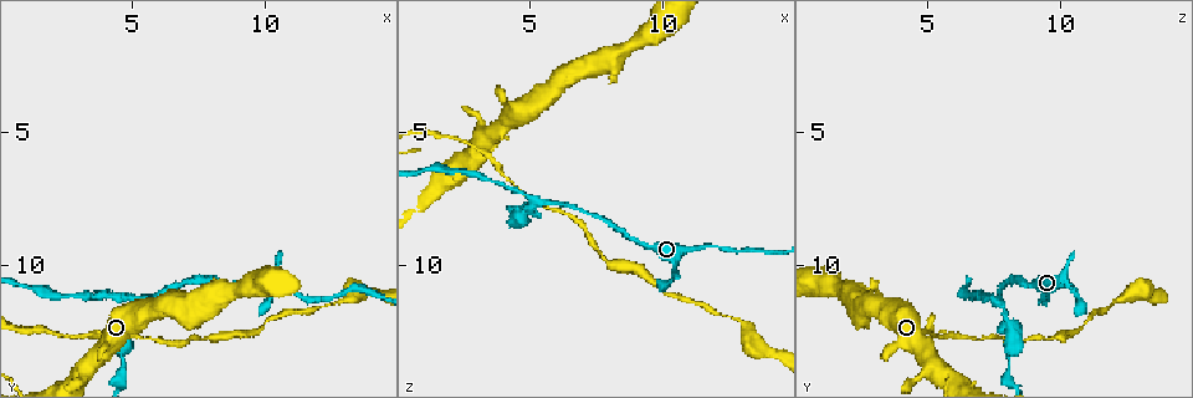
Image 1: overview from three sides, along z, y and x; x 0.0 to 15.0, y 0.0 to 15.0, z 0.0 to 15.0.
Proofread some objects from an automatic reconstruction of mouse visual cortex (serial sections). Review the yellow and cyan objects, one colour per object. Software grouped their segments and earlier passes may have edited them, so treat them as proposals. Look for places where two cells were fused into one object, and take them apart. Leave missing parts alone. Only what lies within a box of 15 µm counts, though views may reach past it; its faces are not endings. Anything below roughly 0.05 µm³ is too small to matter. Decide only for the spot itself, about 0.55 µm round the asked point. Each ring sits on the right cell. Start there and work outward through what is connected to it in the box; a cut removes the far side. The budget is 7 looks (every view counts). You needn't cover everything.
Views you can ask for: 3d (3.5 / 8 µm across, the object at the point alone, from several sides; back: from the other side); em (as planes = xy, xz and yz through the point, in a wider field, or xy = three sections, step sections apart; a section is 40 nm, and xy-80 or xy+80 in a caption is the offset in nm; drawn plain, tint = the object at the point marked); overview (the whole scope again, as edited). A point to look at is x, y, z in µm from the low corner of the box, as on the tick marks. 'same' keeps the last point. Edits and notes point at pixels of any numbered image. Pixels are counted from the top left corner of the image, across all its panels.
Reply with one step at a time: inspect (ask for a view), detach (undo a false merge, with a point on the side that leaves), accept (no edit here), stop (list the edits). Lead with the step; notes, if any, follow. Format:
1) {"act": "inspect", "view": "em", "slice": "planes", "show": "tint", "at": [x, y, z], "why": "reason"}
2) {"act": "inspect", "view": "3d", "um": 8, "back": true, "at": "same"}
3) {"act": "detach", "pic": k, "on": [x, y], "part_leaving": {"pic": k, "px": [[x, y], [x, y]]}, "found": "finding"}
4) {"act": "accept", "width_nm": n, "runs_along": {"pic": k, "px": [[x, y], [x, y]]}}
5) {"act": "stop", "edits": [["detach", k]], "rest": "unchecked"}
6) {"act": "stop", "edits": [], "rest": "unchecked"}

{"act": "inspect", "view": "3d", "um": 8, "at": [10.4, 11.0, 10.5], "why": "sudden change in width"}

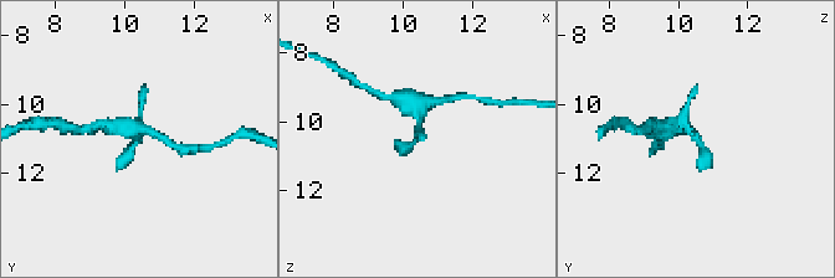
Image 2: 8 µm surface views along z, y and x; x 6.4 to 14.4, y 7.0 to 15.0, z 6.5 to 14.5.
{"act": "inspect", "view": "3d", "um": 3.5, "at": [10.4, 11.0, 10.5], "why": "zoom in"}

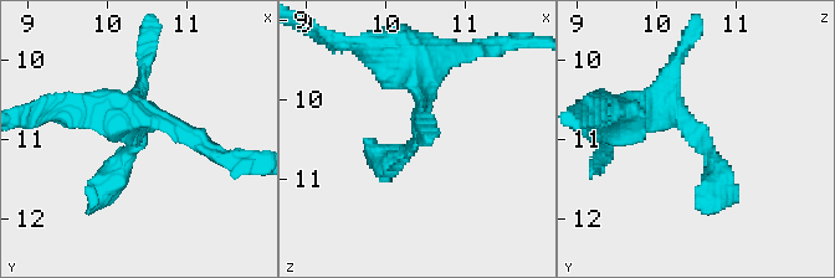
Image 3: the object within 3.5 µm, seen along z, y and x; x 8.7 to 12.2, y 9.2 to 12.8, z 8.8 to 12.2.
{"act": "inspect", "view": "em", "slice": "xy", "step": 1, "show": "tint", "at": "same", "why": "need the tissue"}

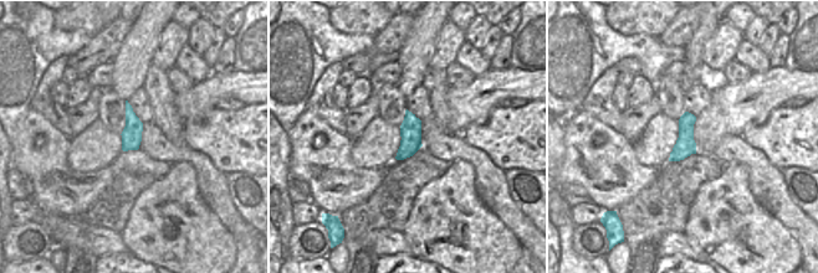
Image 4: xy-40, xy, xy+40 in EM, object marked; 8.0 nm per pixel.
{"act": "accept", "arm_widths_nm": [250, 300], "runs_along": {"pic": 3, "px": [[625, 113], [674, 106], [708, 155], [711, 197]]}, "found": "one cell here"}

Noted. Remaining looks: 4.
{"act": "inspect", "view": "3d", "um": 8, "at": [5.3, 11.2, 7.6]}

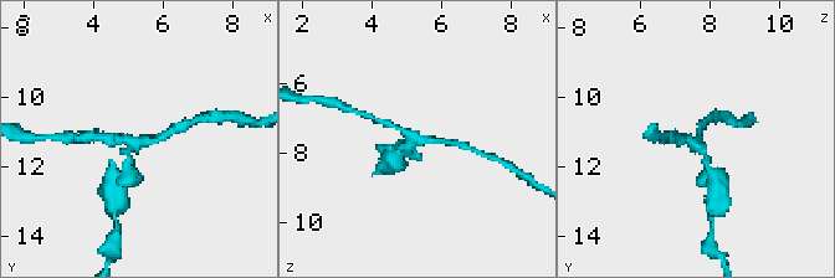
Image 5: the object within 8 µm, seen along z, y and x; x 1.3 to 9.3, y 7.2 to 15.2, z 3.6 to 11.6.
{"act": "inspect", "view": "em", "slice": "xy", "step": 2, "show": "tint", "at": [5.3, 11.3, 7.6], "arms": 3, "arm_widths_nm": [150, 200, 200]}

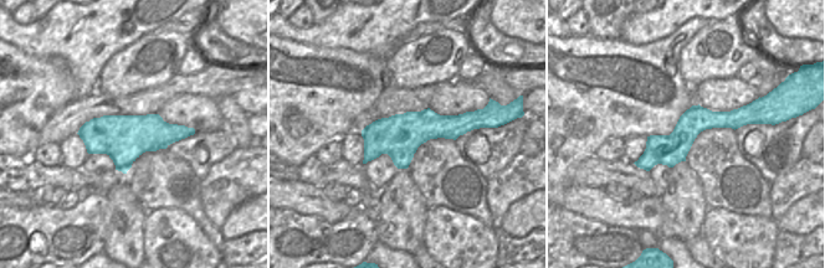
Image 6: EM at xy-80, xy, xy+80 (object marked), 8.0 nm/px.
{"act": "accept", "found": "one cell here"}

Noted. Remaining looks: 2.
{"act": "inspect", "view": "3d", "um": 3.5, "at": [3.4, 12.6, 5.7], "why": "a fork"}

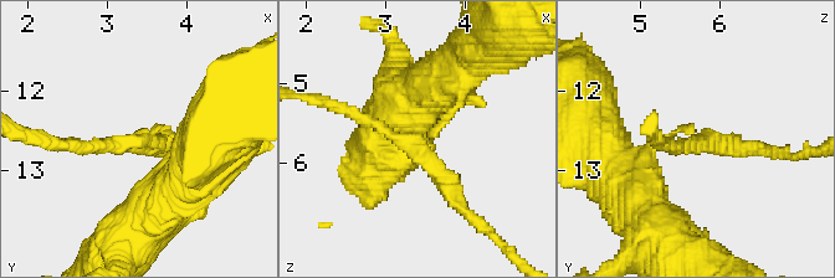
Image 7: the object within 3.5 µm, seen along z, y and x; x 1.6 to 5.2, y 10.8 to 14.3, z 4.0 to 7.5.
{"act": "inspect", "view": "em", "slice": "xy", "step": 1, "show": "tint", "at": [3.40, 12.60, 5.70], "arms": 3, "arm_widths_nm": [150, 150, 200], "why": "now the EM"}

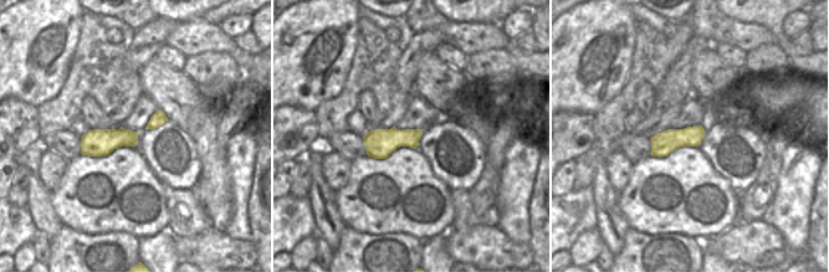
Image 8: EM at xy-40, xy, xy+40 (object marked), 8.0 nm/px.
{"act": "accept", "found": "continuous, no second cell"}

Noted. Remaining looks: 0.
{"act": "stop", "edits": [], "rest": "unchecked"}

